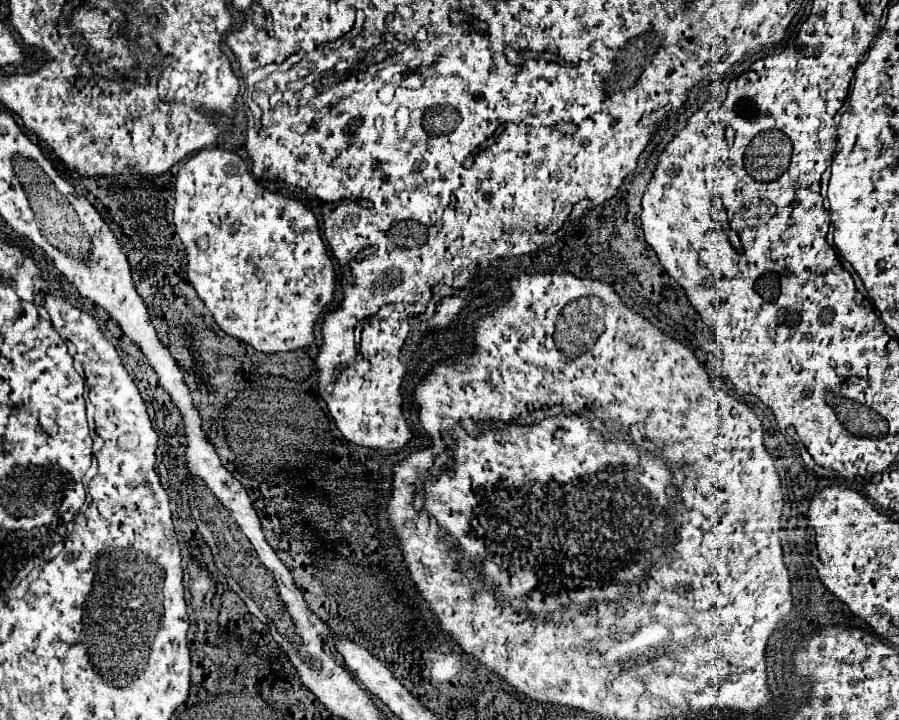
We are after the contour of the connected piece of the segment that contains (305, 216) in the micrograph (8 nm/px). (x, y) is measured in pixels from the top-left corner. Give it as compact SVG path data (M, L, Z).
M199 150L195 152L179 170L177 180L175 180L175 228L177 234L185 246L187 252L187 276L189 282L193 284L193 288L197 290L199 298L205 302L205 306L209 308L209 312L213 314L215 322L219 324L219 328L229 334L235 336L247 344L251 344L255 350L271 354L271 352L289 352L289 350L297 350L301 346L309 346L313 342L313 326L315 320L319 318L319 312L323 310L325 304L331 302L333 298L333 290L335 290L335 274L333 274L333 264L331 258L327 256L325 244L319 236L319 224L317 218L313 216L313 212L303 206L299 200L293 198L285 198L281 194L271 194L269 190L265 190L263 186L255 184L255 178L251 176L251 172L247 172L247 164L233 152L227 150Z

